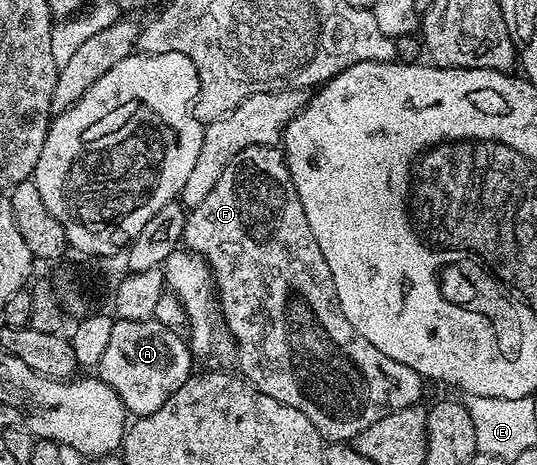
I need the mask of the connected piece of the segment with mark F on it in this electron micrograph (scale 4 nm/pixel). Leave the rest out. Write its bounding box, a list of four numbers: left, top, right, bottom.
[183,145,423,443]

